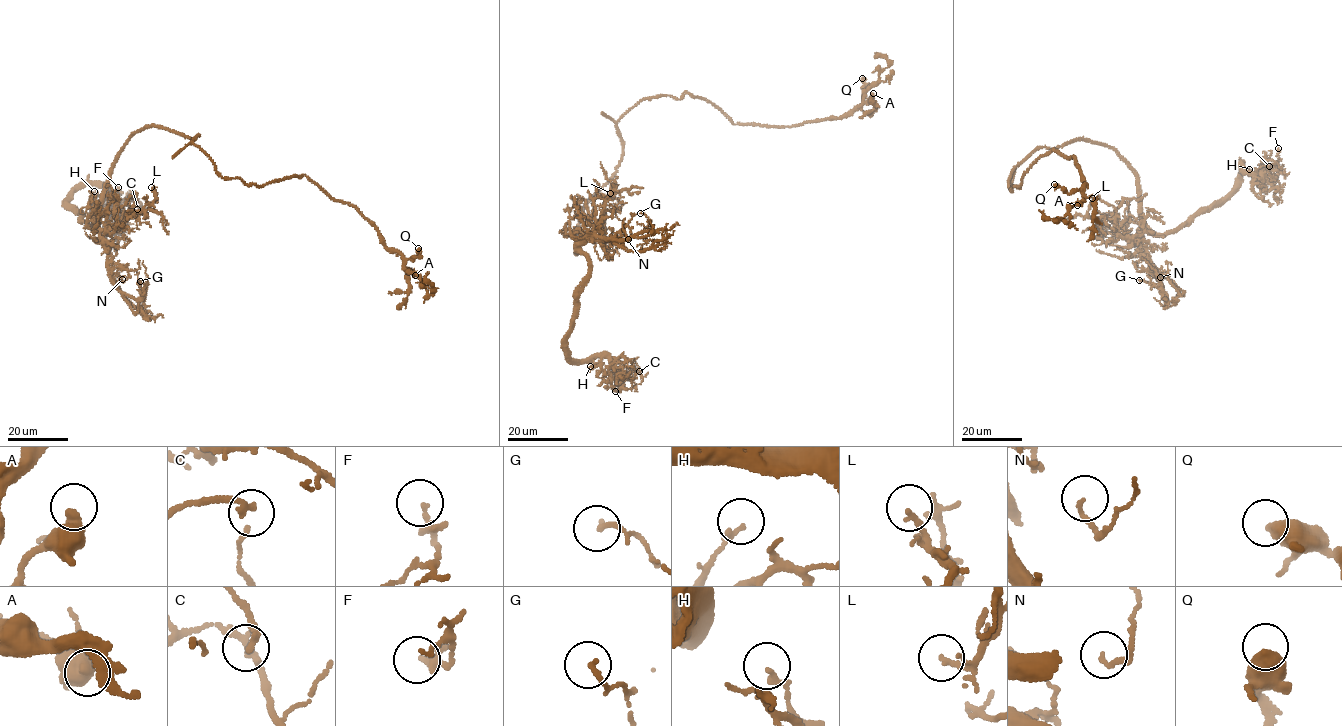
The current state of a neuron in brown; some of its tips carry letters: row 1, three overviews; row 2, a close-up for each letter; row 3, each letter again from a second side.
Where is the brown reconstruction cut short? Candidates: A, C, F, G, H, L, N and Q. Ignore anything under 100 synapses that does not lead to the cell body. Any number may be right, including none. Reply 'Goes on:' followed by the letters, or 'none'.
Goes on: none

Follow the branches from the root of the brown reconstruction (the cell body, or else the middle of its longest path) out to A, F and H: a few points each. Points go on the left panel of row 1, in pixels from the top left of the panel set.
A: (191, 138), (198, 134), (193, 144), (223, 177), (261, 186), (308, 175), (357, 209), (415, 275)
F: (191, 138), (153, 126), (128, 140), (109, 169), (97, 231), (66, 199), (95, 185), (114, 203), (118, 187)
H: (191, 138), (153, 126), (128, 140), (97, 231), (66, 199), (87, 184), (107, 195), (94, 191)

